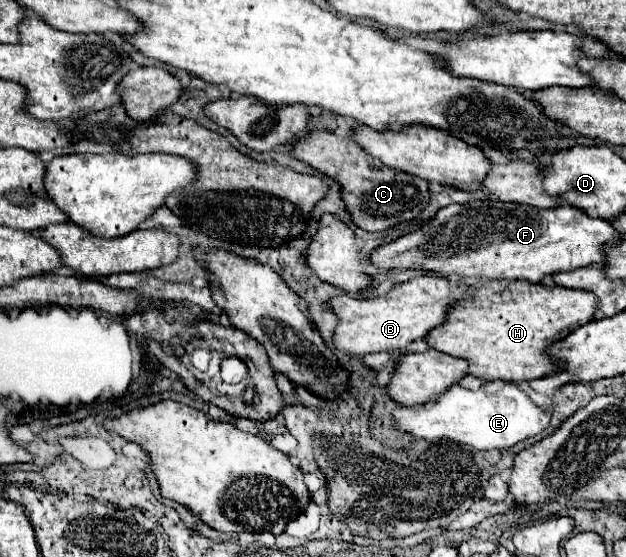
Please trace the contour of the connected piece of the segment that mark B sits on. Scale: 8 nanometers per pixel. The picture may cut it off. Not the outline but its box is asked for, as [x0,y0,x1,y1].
[331,276,471,356]

